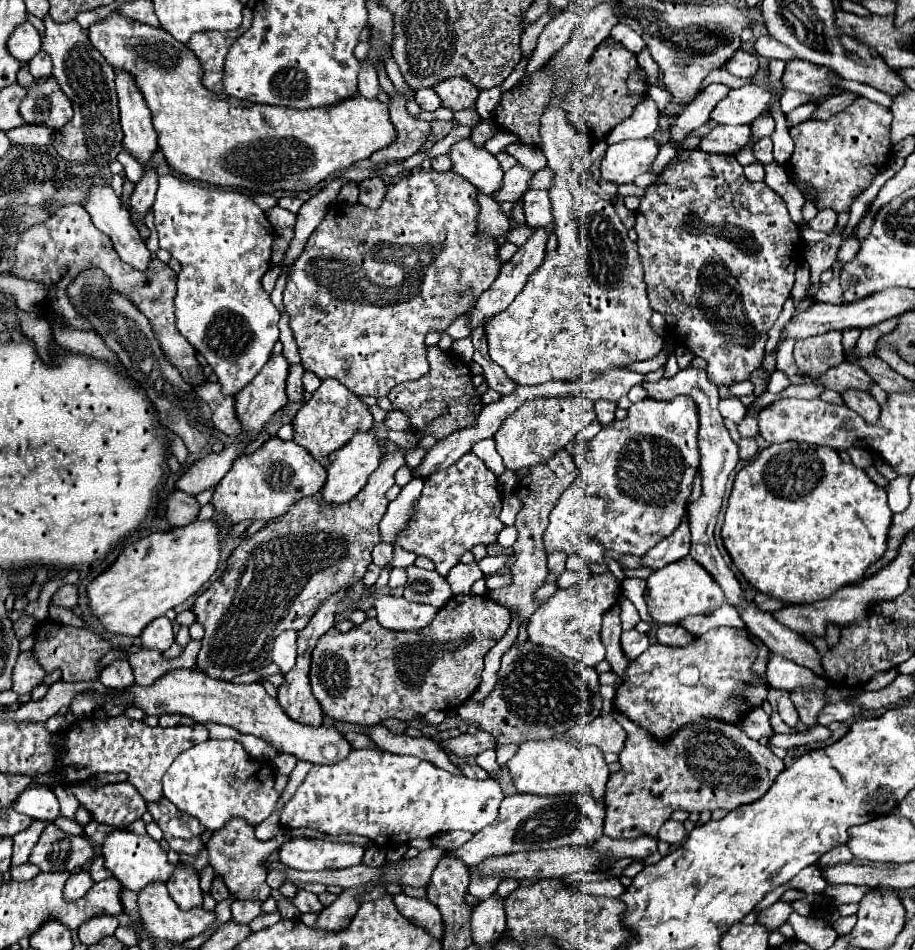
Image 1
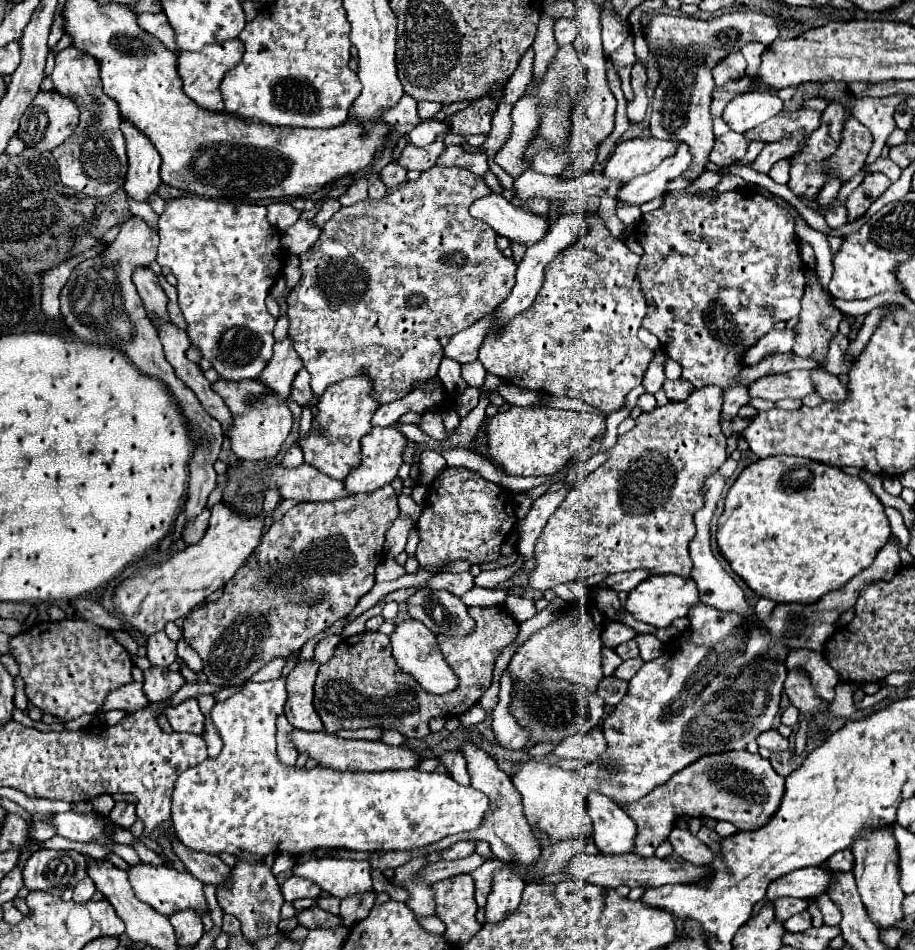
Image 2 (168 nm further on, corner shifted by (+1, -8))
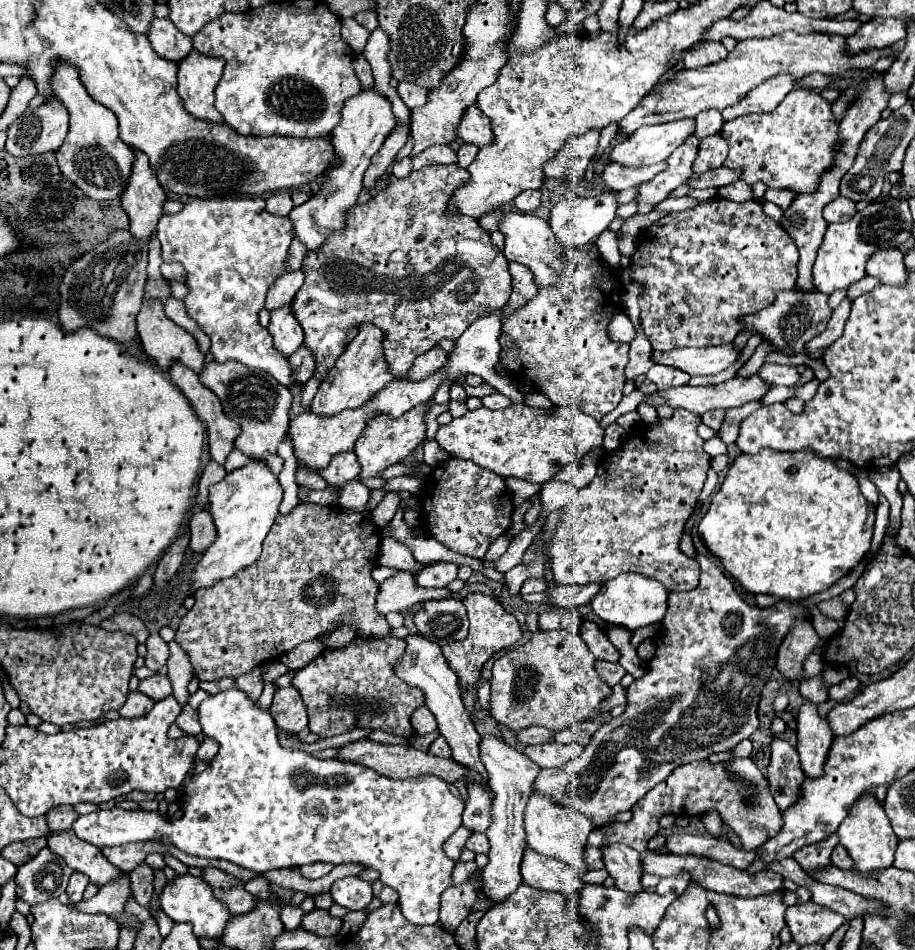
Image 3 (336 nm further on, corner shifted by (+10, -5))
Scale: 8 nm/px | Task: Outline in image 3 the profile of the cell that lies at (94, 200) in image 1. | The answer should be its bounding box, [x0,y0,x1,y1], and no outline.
[136,298,204,372]

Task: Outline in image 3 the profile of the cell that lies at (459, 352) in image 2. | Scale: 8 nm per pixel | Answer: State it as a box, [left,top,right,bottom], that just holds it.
[408,346,446,380]

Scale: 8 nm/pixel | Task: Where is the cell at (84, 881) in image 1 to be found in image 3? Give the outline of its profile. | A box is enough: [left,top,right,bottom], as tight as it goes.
[66,872,90,904]

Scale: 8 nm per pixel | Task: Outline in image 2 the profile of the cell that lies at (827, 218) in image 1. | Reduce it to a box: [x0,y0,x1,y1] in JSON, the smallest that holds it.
[825,205,847,229]

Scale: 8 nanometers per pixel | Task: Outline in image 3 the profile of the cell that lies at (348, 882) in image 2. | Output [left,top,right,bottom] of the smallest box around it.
[330,876,372,910]

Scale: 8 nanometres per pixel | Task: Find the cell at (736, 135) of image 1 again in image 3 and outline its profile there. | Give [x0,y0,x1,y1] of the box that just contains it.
[694,134,728,172]

